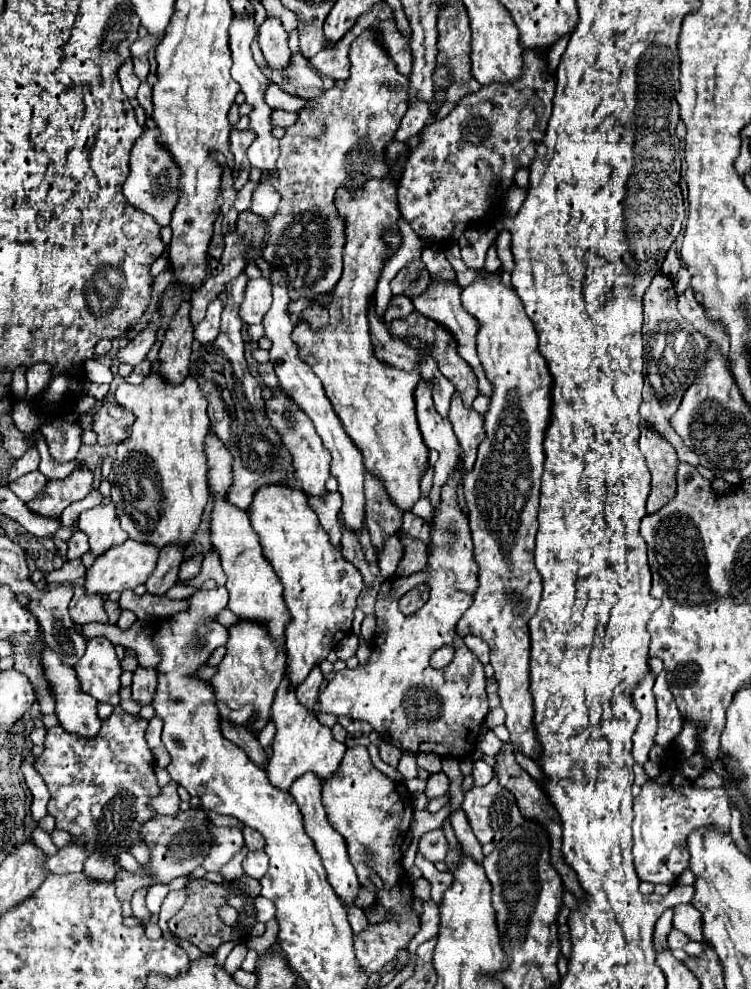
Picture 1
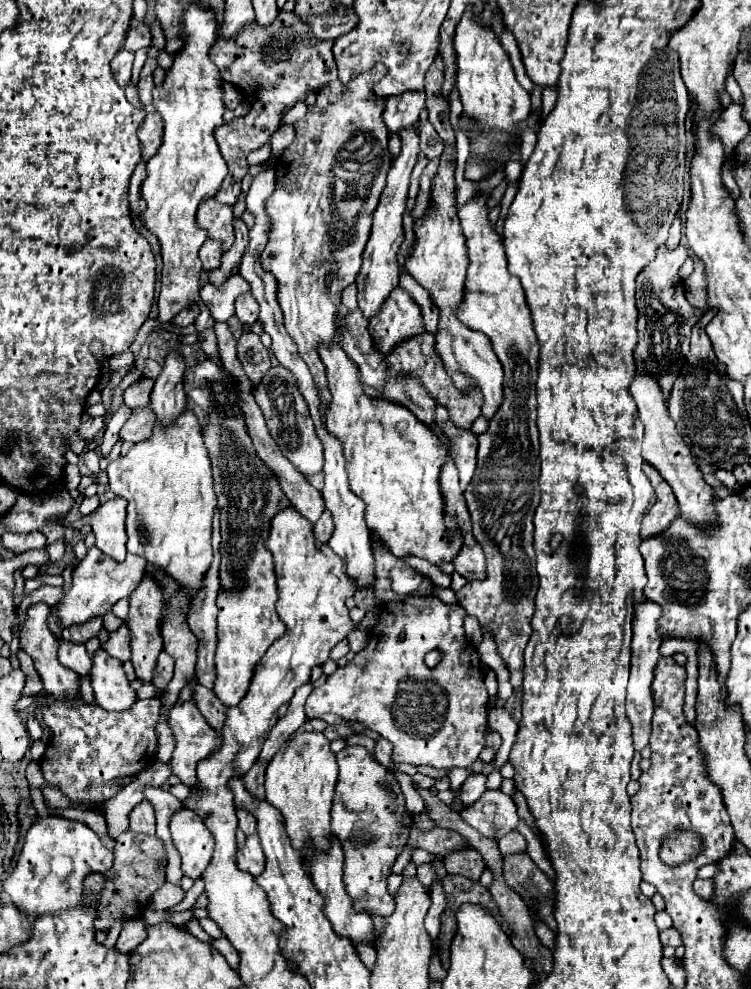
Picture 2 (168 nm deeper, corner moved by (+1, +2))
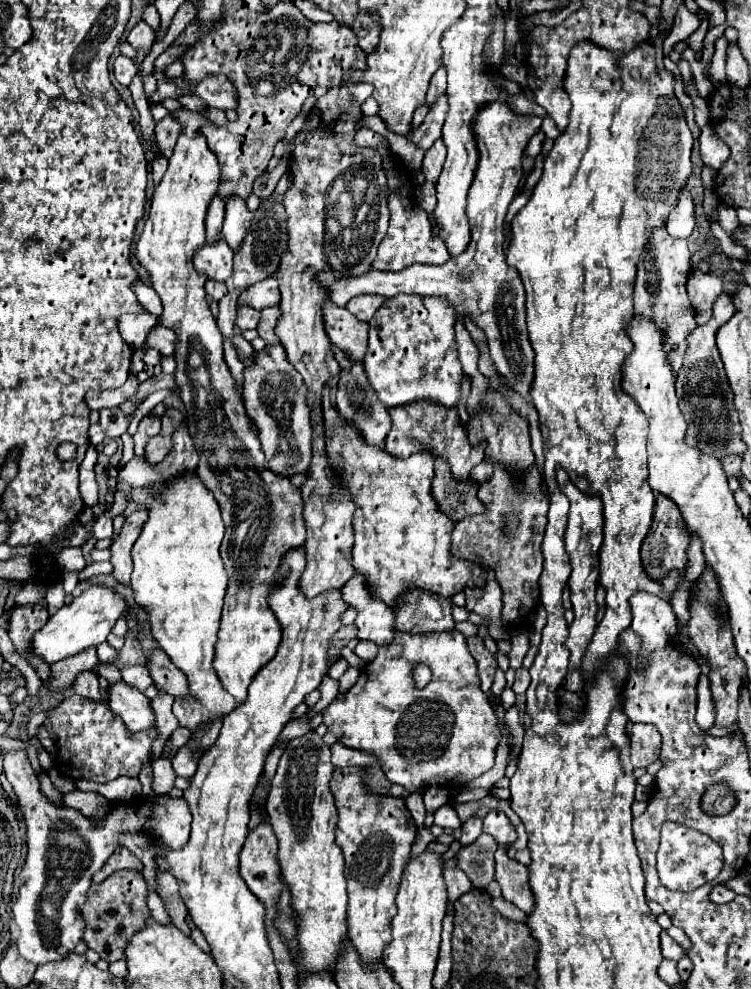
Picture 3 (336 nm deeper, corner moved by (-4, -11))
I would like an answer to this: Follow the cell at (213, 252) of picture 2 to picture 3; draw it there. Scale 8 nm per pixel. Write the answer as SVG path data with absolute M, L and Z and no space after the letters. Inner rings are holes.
M207 281L205 283L205 291L207 291L209 297L213 297L215 301L219 301L227 293L227 285L219 283L219 281Z

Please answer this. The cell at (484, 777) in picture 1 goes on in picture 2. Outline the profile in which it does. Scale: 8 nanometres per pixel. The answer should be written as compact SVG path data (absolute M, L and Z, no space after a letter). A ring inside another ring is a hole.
M474 772L466 778L466 782L462 786L462 794L460 794L460 800L464 806L476 802L486 792L486 780L488 780L488 776L482 772Z

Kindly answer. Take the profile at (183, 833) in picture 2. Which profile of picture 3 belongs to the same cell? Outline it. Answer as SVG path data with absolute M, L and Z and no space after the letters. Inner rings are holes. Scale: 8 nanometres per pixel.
M11 751L3 757L3 769L13 785L17 795L17 805L23 813L27 827L27 861L19 875L19 895L13 905L13 919L19 927L19 937L15 941L21 957L33 965L45 965L59 961L65 953L73 951L79 943L85 923L79 913L79 907L85 903L85 893L91 887L93 875L105 865L111 853L121 845L119 835L123 833L147 833L151 839L165 843L169 849L181 849L191 831L192 815L183 797L157 795L157 805L145 805L145 801L121 801L117 807L95 823L89 817L81 815L77 809L57 805L43 795L35 769L31 767L23 751ZM51 901L55 905L53 921L59 931L41 931L41 905Z

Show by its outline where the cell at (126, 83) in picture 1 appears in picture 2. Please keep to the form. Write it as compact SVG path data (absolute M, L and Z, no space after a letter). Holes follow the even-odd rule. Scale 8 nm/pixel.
M120 50L112 60L112 74L114 74L120 88L126 88L130 82L132 62L134 62L134 54L128 50Z

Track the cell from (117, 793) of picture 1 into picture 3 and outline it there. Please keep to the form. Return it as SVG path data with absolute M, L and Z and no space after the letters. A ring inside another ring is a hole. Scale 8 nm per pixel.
M69 695L59 707L49 709L47 717L57 735L55 767L67 777L83 777L95 783L105 783L121 775L137 777L143 763L151 761L152 732L129 733L121 717L109 709L107 701L93 703L81 695Z

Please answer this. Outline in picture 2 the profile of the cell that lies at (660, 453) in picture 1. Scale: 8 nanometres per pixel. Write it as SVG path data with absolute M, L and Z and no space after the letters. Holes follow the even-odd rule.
M644 462L642 464L644 474L650 478L654 490L656 490L656 502L654 506L648 510L648 514L642 520L642 530L640 536L654 536L660 534L662 530L668 528L668 524L680 514L678 512L678 504L676 498L672 496L672 488L668 488L668 484L664 484L664 478L656 472L656 468L652 468L652 464Z

